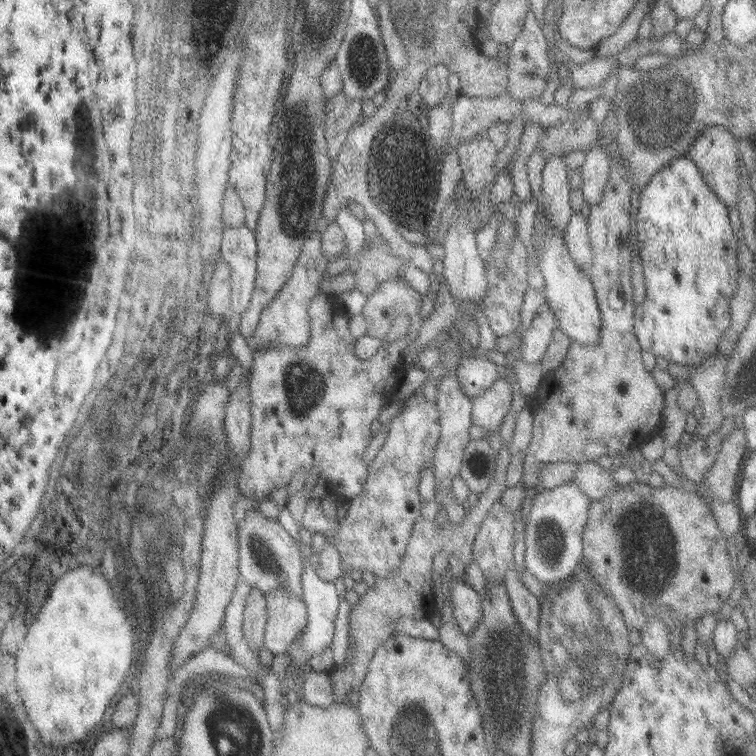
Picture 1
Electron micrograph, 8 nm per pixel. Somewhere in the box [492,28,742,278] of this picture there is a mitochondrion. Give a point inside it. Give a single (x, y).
(662, 114)

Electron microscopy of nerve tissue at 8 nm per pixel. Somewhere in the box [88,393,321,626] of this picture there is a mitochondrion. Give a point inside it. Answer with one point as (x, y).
(147, 476)

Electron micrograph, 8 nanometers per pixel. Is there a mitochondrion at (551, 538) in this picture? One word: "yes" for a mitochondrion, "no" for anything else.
yes

